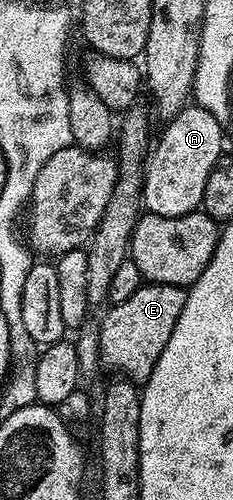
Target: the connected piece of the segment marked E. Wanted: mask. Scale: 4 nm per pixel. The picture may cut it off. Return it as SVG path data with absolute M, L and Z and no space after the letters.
M142 283L131 299L109 307L97 329L100 364L117 373L113 375L118 378L144 386L151 371L155 371L155 363L159 363L159 355L163 355L163 347L167 347L167 339L171 339L171 331L175 331L175 323L179 323L185 294L186 290L179 285Z

